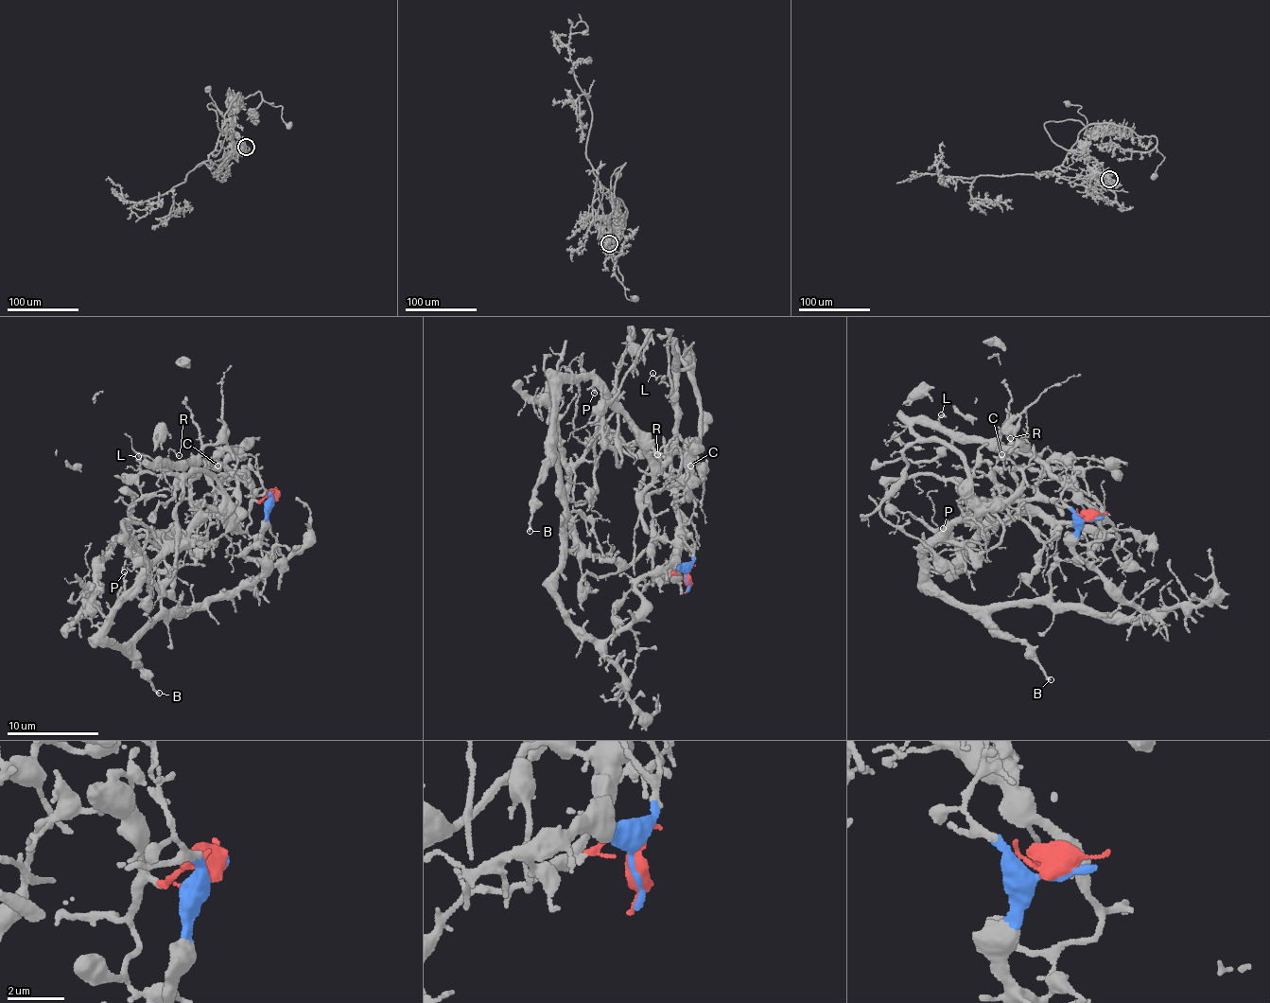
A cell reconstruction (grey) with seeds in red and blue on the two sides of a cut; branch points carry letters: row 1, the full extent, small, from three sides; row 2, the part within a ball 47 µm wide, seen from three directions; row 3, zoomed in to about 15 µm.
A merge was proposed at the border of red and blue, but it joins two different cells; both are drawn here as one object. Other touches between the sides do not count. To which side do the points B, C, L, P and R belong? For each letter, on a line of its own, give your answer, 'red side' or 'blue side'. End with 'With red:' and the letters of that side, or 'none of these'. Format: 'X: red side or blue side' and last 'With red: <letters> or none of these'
B: blue side
C: red side
L: red side
P: blue side
R: red side
With red: C, L, R

